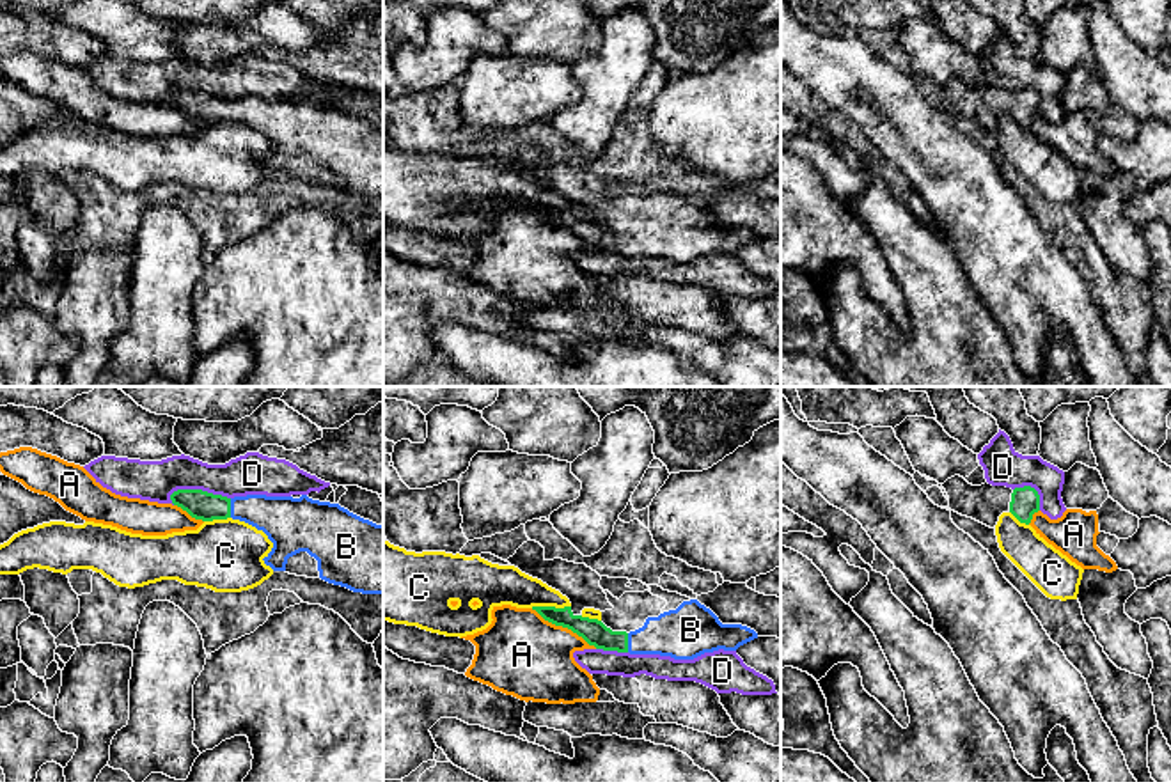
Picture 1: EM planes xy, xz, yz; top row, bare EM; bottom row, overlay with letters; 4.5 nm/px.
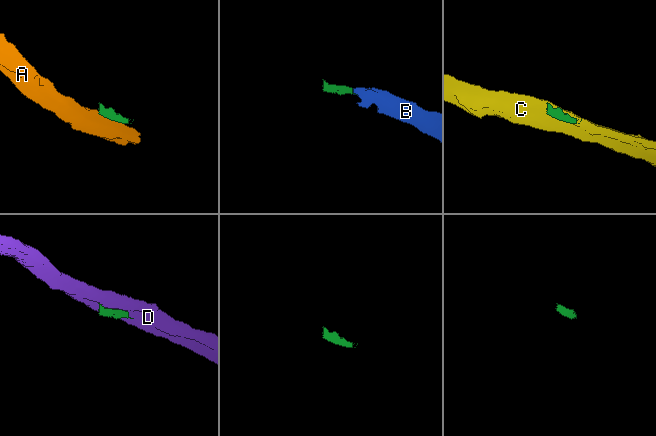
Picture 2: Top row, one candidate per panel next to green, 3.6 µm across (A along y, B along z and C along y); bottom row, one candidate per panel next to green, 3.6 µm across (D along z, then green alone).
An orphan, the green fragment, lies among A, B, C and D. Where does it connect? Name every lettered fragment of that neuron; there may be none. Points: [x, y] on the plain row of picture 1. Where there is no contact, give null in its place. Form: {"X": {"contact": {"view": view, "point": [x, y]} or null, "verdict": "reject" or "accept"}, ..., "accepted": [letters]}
{"A": {"contact": {"view": "xz", "point": [565, 229]}, "verdict": "reject"}, "B": {"contact": {"view": "xy", "point": [229, 110]}, "verdict": "accept"}, "C": {"contact": {"view": "xz", "point": [550, 210]}, "verdict": "reject"}, "D": {"contact": {"view": "xy", "point": [199, 93]}, "verdict": "reject"}, "accepted": ["B"]}

